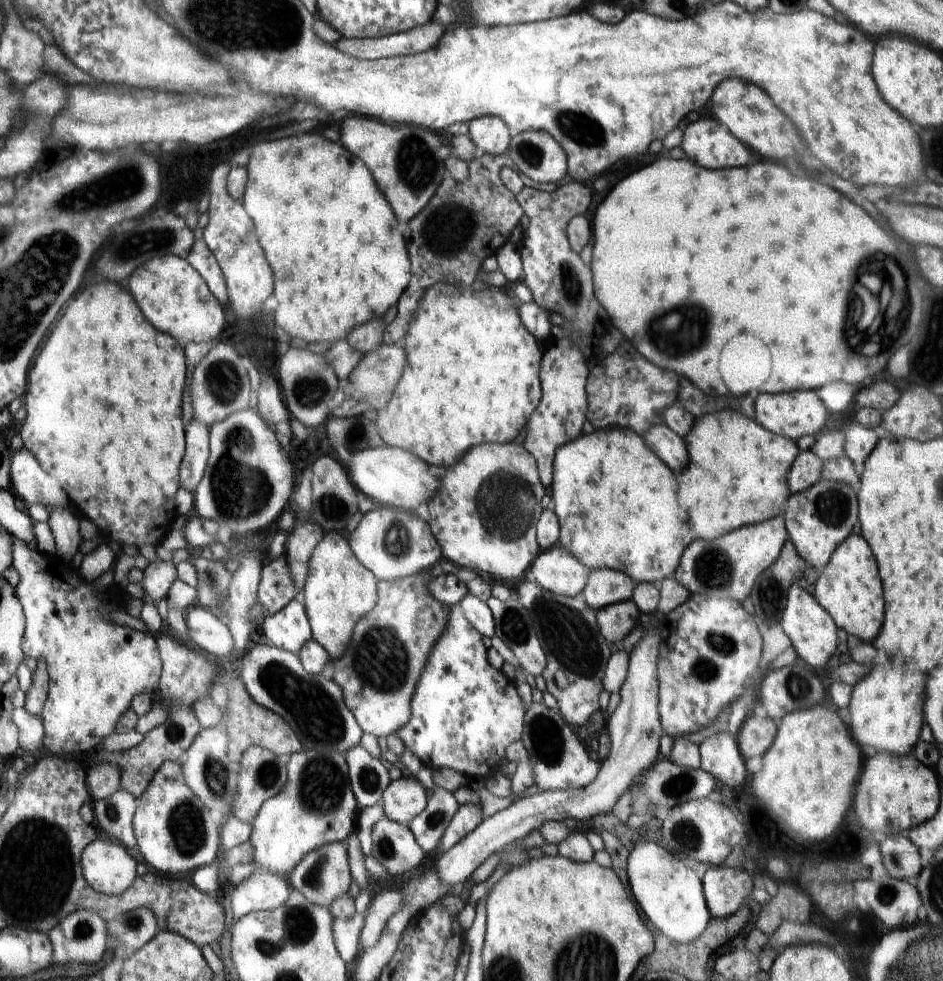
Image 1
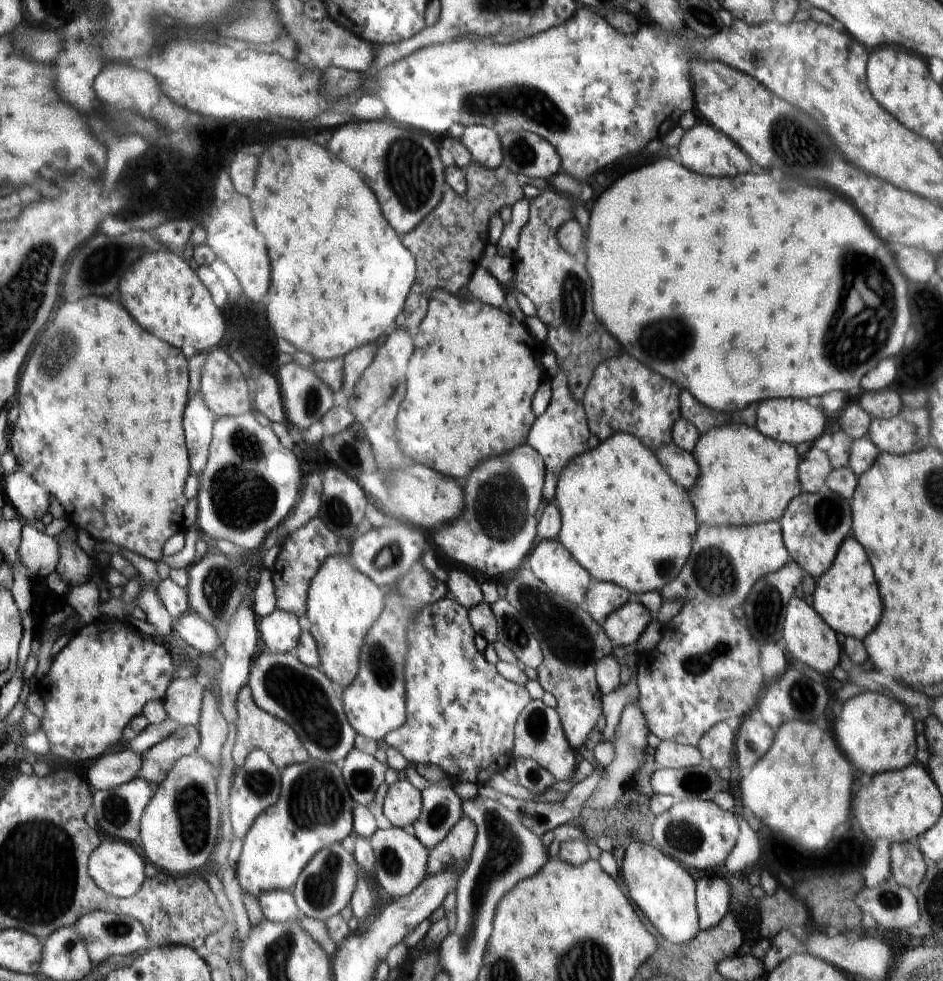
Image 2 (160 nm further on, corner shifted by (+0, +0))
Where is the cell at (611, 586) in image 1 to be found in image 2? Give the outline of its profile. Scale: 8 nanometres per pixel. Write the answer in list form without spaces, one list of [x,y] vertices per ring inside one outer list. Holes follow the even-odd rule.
[[[597,581],[587,592],[584,600],[585,611],[592,613],[594,619],[602,626],[609,616],[628,602],[628,591],[611,582]]]

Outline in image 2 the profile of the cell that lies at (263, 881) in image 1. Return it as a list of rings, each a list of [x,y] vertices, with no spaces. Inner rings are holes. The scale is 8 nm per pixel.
[[[269,892],[259,895],[258,904],[268,921],[283,923],[299,916],[299,908],[291,892]]]

